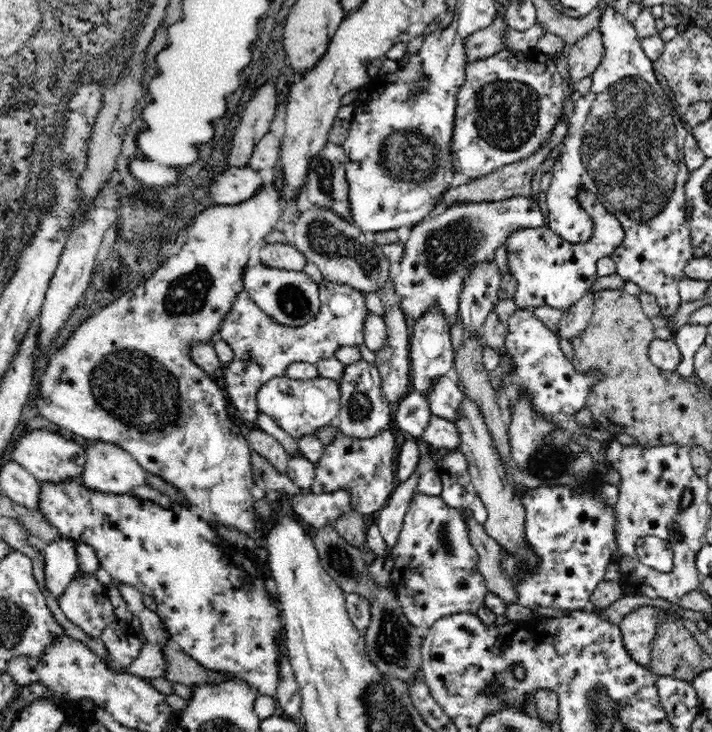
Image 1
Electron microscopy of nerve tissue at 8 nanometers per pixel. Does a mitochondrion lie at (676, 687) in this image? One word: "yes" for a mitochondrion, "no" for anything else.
no

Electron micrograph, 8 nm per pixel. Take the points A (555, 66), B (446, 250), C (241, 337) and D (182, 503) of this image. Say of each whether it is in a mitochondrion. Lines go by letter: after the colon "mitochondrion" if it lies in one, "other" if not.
A: other
B: mitochondrion
C: other
D: other

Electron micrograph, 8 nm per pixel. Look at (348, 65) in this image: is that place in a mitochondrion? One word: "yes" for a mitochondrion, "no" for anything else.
no

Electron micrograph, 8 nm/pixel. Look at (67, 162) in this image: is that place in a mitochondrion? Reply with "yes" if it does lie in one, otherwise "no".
yes

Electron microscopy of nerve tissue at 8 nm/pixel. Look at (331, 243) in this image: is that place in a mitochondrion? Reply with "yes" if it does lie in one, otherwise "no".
yes

